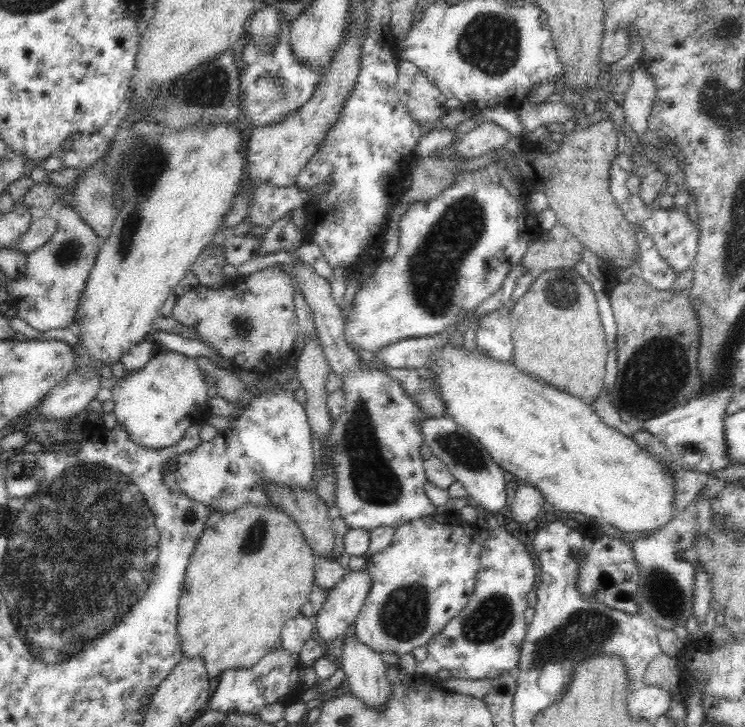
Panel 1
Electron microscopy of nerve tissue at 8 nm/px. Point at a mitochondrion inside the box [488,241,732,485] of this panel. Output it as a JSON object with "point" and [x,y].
{"point":[648,362]}

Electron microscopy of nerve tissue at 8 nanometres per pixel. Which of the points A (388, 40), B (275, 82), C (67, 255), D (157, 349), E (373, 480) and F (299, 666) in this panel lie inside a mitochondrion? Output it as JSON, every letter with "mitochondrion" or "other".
{"A":"other","B":"mitochondrion","C":"mitochondrion","D":"other","E":"mitochondrion","F":"other"}

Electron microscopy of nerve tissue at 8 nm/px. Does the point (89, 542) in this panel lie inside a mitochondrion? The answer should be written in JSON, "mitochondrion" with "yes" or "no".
{"mitochondrion":"yes"}

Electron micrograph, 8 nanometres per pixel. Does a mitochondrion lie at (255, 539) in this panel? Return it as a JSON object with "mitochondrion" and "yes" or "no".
{"mitochondrion":"yes"}

